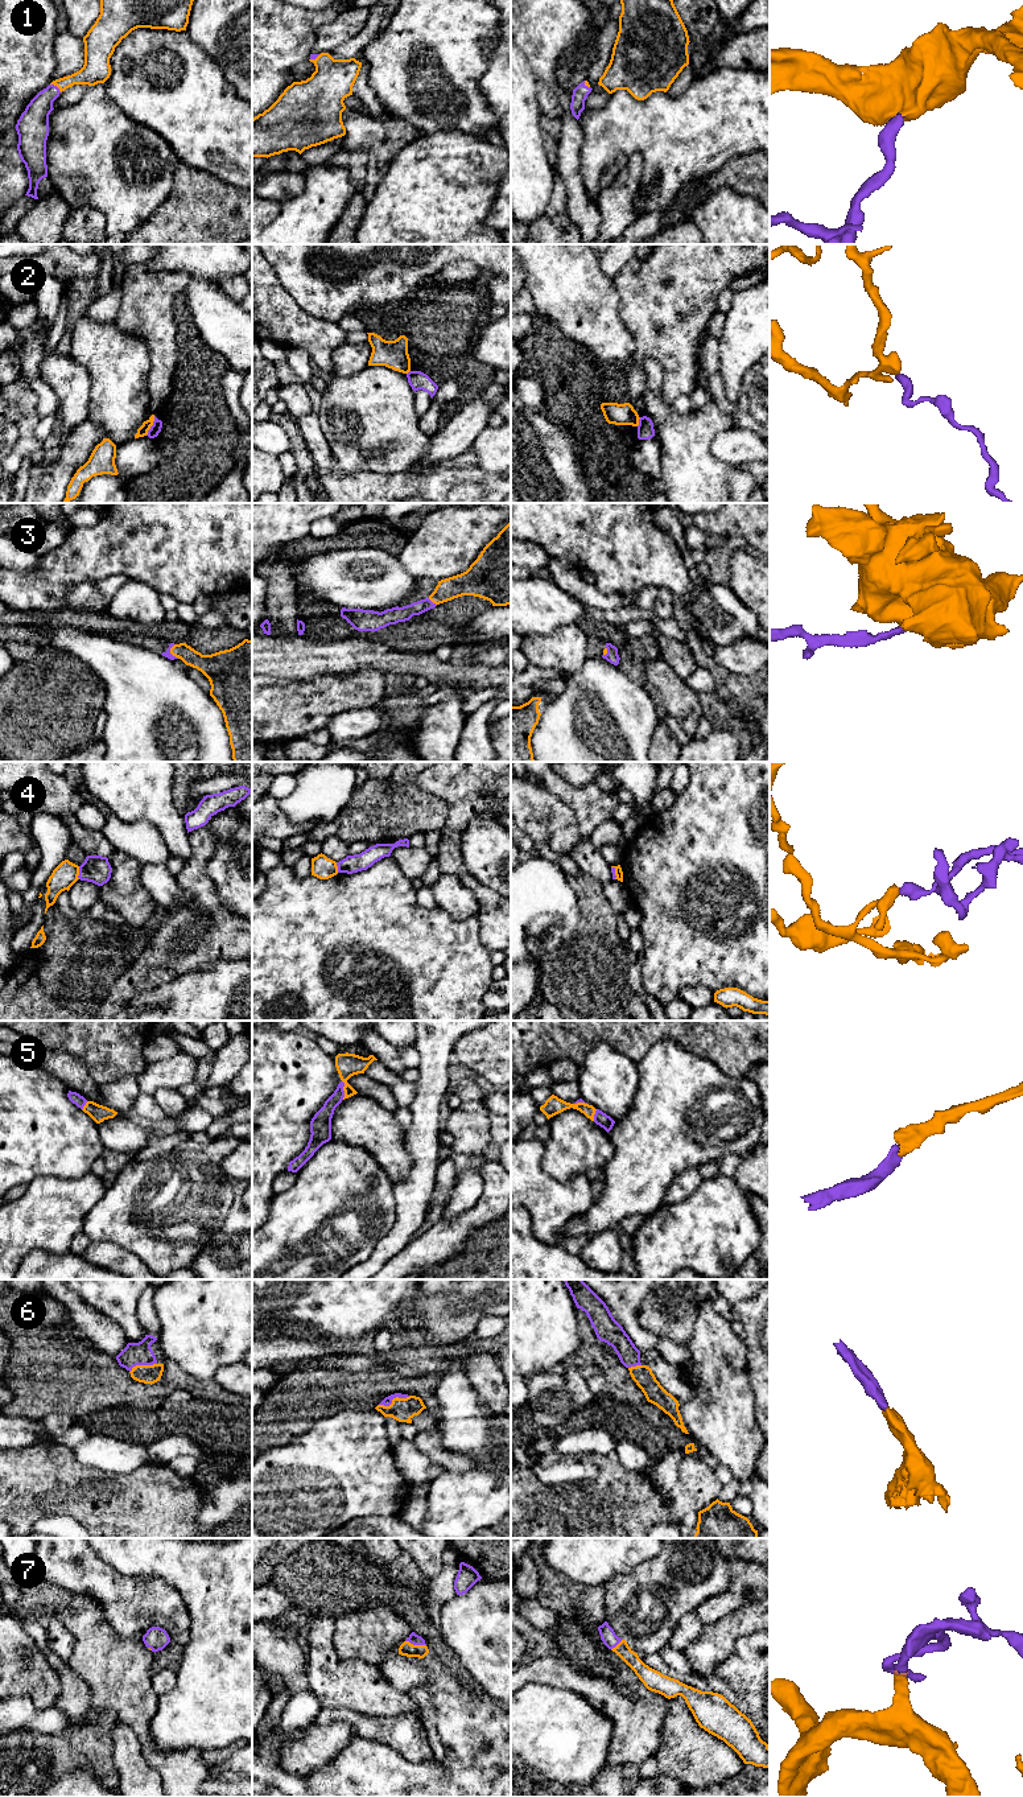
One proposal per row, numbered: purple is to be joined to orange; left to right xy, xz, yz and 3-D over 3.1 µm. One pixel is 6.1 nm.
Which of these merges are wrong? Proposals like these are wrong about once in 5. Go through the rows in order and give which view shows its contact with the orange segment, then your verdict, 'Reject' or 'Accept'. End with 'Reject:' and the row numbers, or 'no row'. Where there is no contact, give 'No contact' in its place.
1: Touches orange in xy. Accept
2: Touches orange in xy. Reject
3: Touches orange in xy. Accept
4: Touches orange in xy. Reject
5: Touches orange in xz. Accept
6: Touches orange in xz. Accept
7: Touches orange in xz. Accept
Reject: 2, 4

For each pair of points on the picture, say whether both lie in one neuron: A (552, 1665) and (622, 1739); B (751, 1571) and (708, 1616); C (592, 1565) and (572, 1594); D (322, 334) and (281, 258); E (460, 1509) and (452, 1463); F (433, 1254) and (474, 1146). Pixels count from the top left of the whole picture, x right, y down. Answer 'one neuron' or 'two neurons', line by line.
A: one neuron
B: one neuron
C: two neurons
D: two neurons
E: two neurons
F: two neurons

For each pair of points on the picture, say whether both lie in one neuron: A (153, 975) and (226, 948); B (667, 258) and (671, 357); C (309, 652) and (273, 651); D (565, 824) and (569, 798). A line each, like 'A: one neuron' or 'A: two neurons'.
A: one neuron
B: one neuron
C: one neuron
D: two neurons

